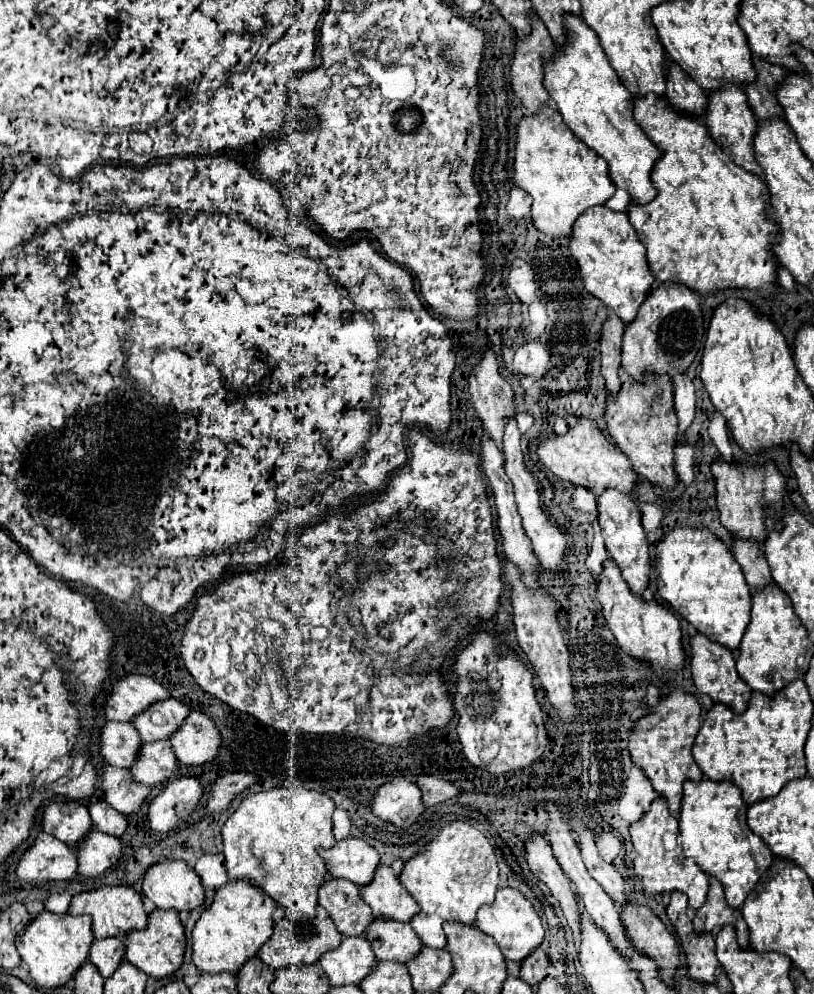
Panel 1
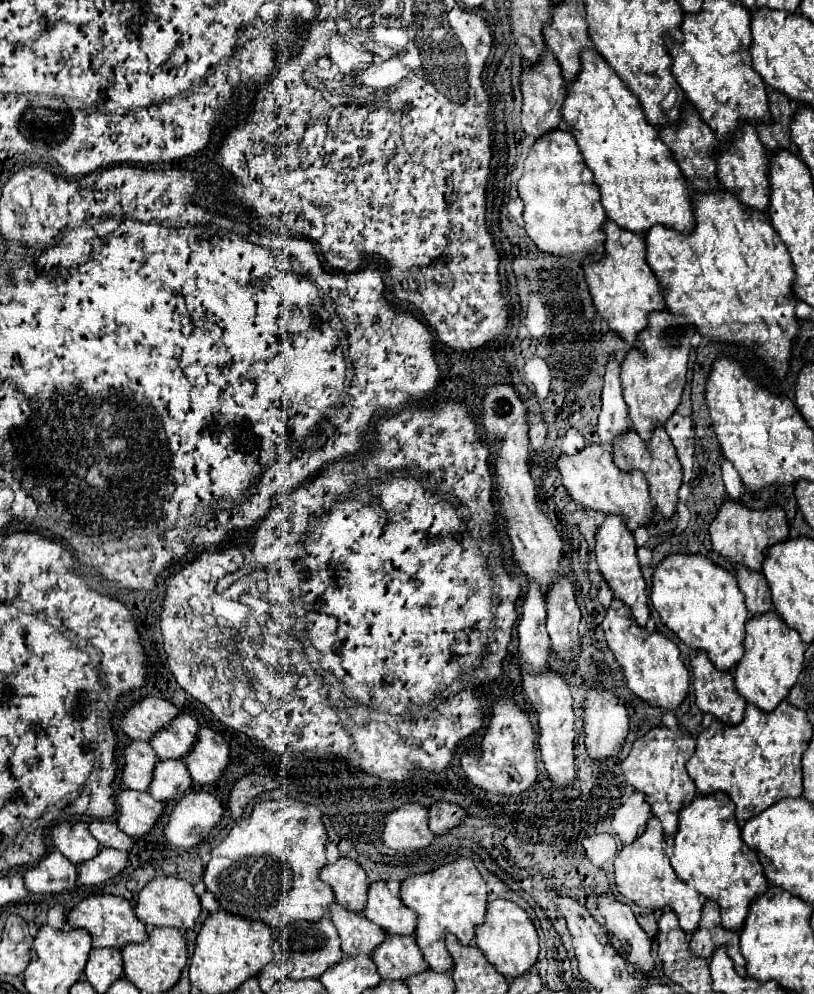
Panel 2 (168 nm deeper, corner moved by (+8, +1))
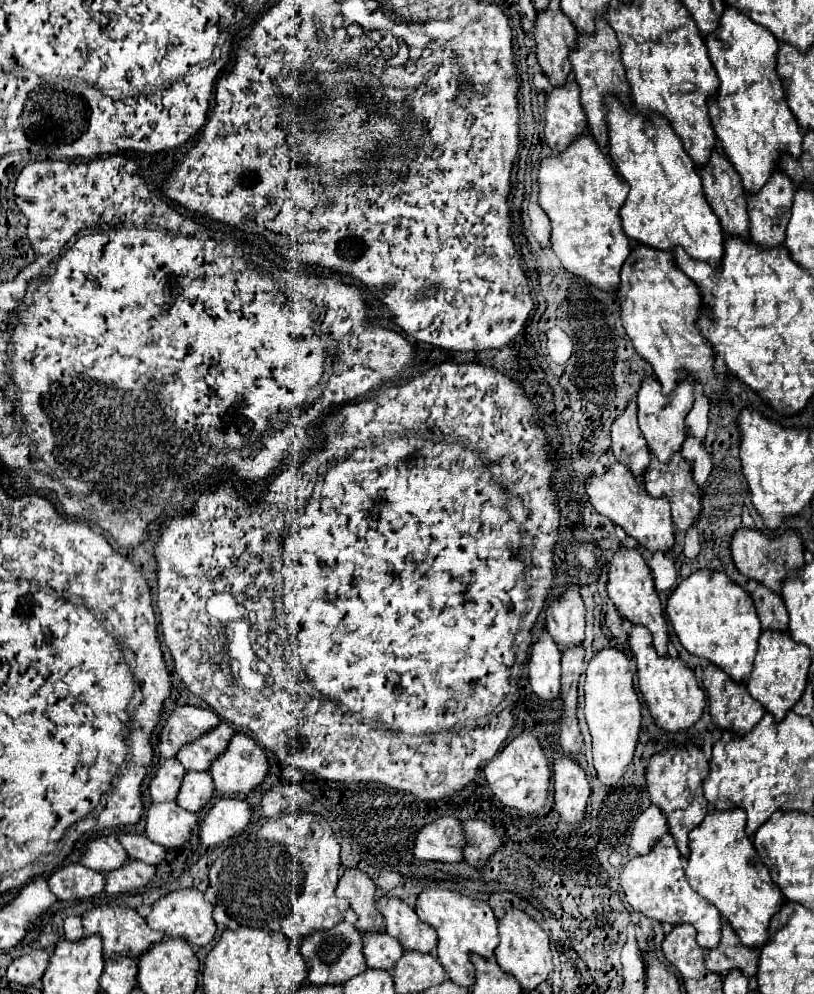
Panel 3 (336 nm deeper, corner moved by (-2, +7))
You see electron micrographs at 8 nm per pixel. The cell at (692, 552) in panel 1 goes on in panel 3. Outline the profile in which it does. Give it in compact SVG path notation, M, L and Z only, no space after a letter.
M696 570L682 580L668 596L666 614L678 634L682 646L696 656L708 658L732 680L746 680L758 648L762 626L756 618L756 608L750 594L732 582L720 570Z

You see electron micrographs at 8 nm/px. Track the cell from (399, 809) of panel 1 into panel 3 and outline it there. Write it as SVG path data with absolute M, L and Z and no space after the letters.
M442 816L418 830L414 840L414 856L420 860L460 862L464 858L462 846L464 832L460 830L460 822L452 816Z

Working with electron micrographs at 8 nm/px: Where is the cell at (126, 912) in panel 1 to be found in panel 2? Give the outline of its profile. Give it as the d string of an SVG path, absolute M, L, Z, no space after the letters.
M112 894L88 896L86 900L82 900L68 914L68 926L88 930L92 936L94 948L118 948L118 950L122 950L126 944L140 944L148 938L146 926L142 922L138 922L138 918L134 914L134 906L128 900L124 900L122 896L112 896Z

